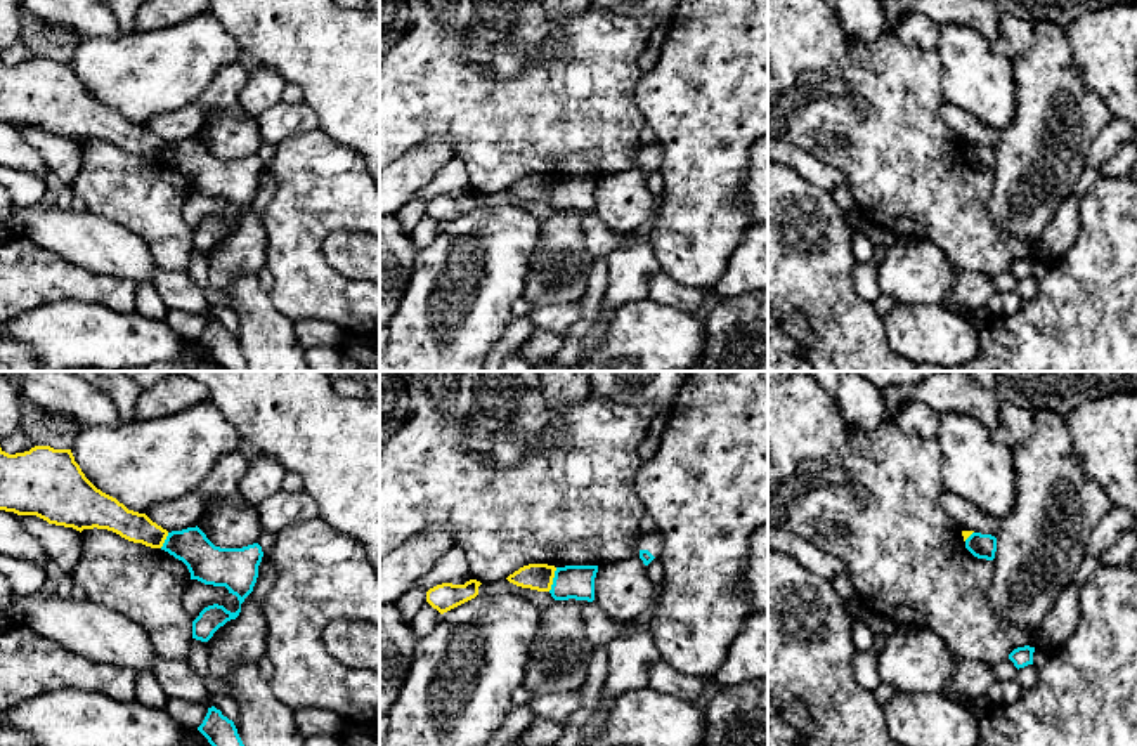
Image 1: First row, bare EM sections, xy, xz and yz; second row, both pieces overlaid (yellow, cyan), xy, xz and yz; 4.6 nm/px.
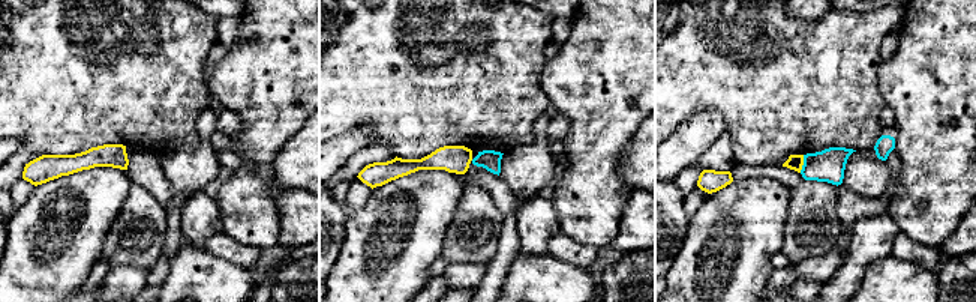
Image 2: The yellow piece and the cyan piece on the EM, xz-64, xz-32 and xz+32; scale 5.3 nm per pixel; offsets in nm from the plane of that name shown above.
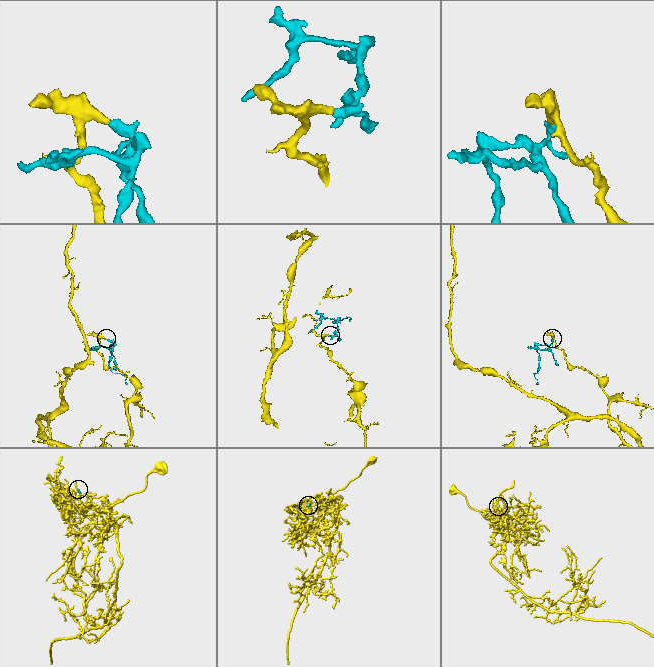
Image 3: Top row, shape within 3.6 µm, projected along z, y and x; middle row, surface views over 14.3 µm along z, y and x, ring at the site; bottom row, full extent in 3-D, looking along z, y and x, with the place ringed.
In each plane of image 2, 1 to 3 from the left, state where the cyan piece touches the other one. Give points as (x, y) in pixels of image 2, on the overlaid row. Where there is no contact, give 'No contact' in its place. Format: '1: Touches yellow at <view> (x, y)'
1: No contact
2: No contact
3: Touches yellow at xz+32 (802, 164)

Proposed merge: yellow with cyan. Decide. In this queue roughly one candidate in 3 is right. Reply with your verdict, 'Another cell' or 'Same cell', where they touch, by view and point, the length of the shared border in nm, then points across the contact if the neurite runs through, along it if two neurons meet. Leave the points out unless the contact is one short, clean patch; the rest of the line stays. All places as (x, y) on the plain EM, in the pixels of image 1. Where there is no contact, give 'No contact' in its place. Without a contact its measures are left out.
Another cell. Touches yellow at xz (552, 191). Shared border 120 nm. Boundary: xz (557, 179), (548, 202)

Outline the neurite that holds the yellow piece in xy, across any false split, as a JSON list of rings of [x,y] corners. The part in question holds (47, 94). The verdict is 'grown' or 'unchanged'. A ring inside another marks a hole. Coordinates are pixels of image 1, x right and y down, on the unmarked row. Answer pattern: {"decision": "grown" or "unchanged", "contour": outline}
{"decision": "unchanged", "contour": [[[35,57],[16,66],[0,59],[0,121],[36,127],[80,144],[107,141],[151,160],[161,160],[168,147],[146,125],[128,121],[97,101],[75,73],[71,61],[50,57]]]}

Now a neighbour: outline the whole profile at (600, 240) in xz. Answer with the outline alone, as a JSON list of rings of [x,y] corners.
[[[575,210],[568,212],[581,220],[586,245],[593,257],[607,258],[614,250],[627,243],[627,234],[610,231],[607,224],[600,220],[594,213]]]

